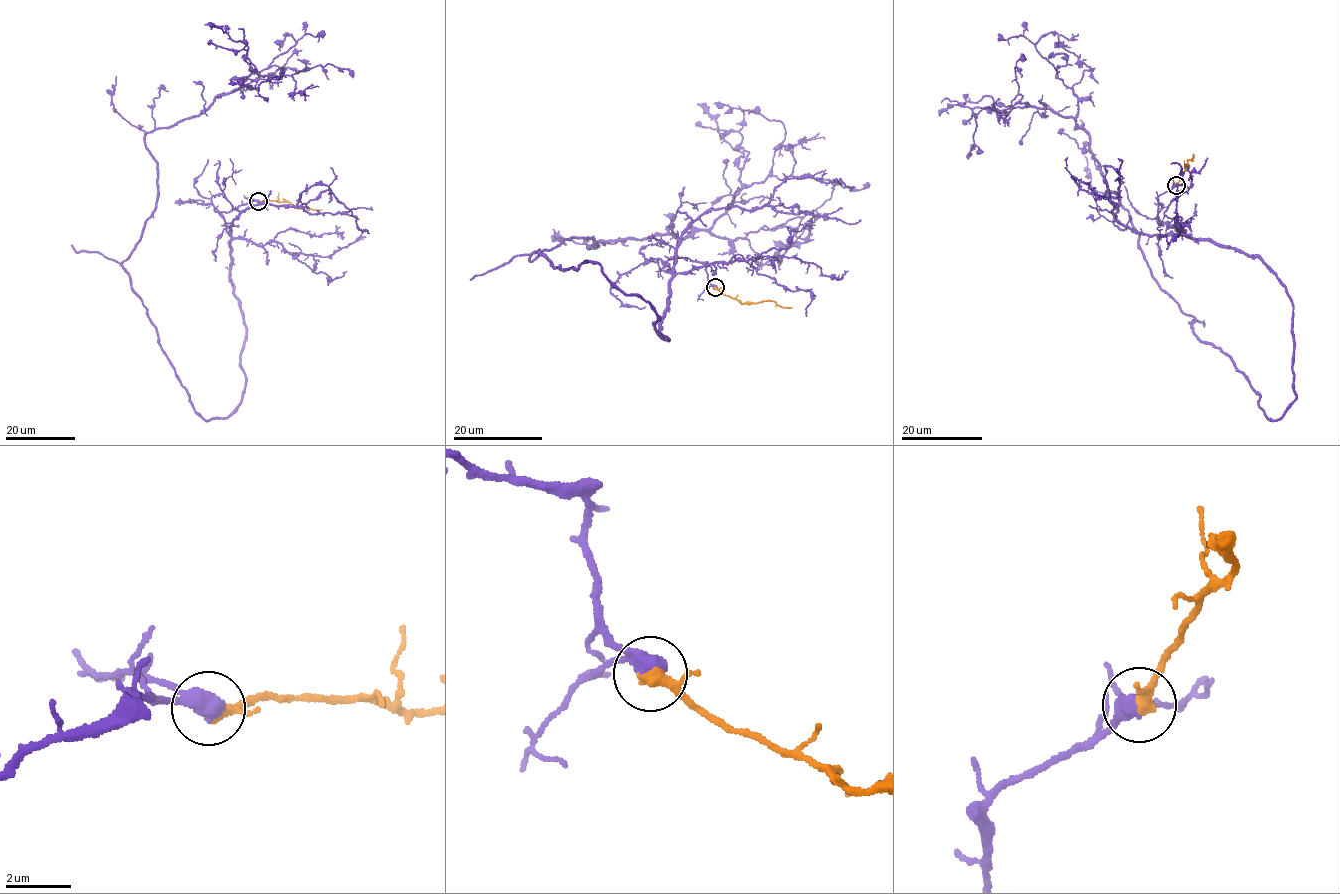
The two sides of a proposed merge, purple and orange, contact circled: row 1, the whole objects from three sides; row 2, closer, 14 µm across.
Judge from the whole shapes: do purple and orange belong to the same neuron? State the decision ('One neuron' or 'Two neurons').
One neuron

